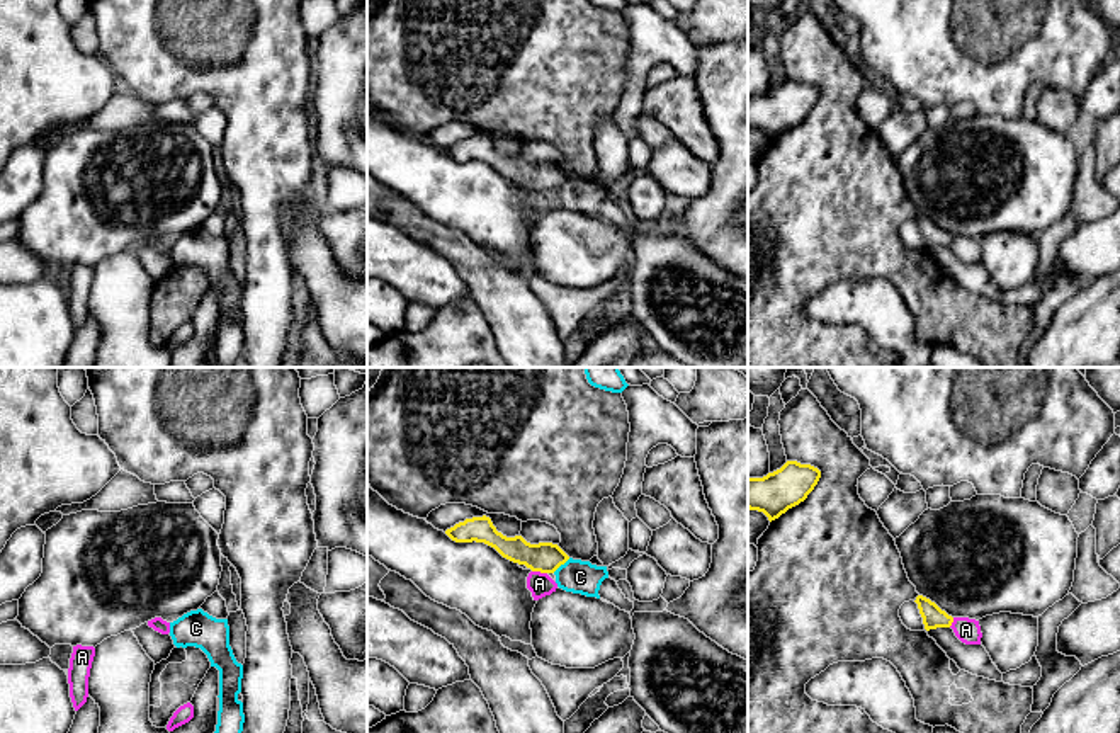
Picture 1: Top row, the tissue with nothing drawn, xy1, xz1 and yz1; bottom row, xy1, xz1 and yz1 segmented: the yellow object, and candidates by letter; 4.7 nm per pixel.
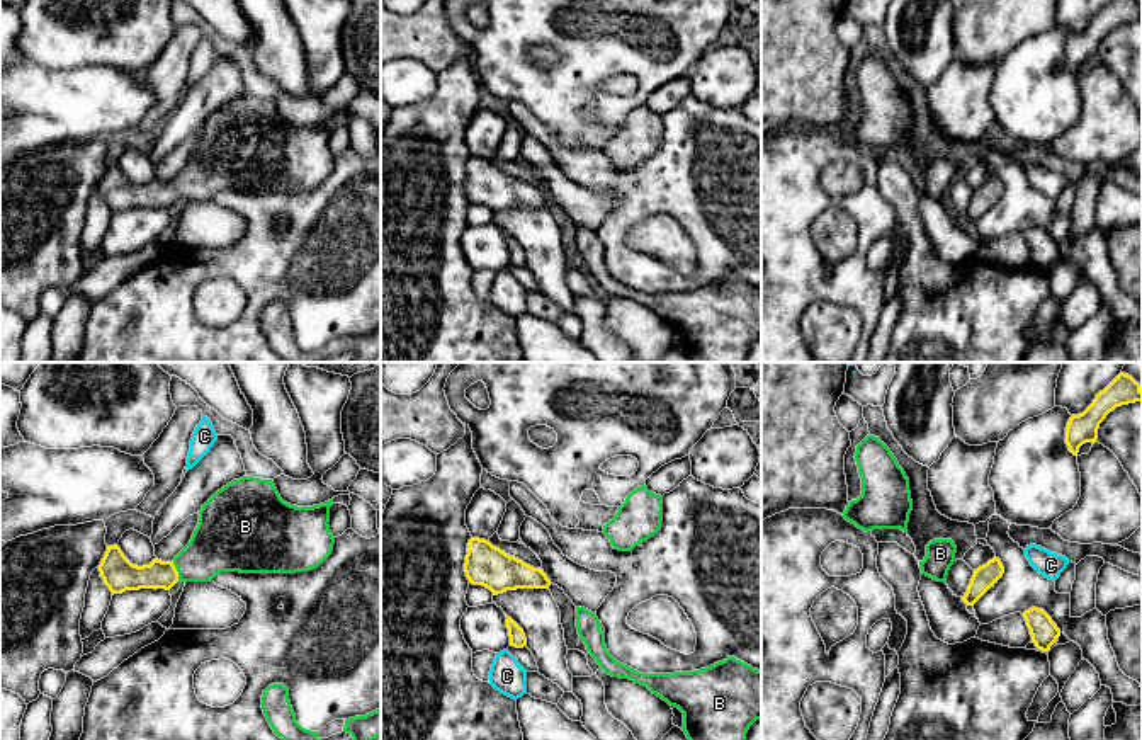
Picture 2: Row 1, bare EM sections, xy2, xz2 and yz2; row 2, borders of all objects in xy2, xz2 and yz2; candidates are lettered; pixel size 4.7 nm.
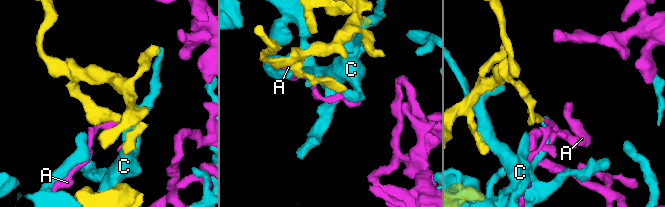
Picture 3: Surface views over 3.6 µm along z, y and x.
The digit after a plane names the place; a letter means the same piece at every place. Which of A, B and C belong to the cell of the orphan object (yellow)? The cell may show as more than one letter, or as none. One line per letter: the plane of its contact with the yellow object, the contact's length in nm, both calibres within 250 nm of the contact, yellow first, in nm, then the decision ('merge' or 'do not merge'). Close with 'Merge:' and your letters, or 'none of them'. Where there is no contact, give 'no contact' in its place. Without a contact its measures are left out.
A: contact in xz1; length 70 nm; calibres 140 and 110 nm; do not merge
B: contact in xy2; length 100 nm; calibres 140 and 280 nm; merge
C: contact in xz1; length 110 nm; calibres 140 and 160 nm; do not merge
Merge: B

